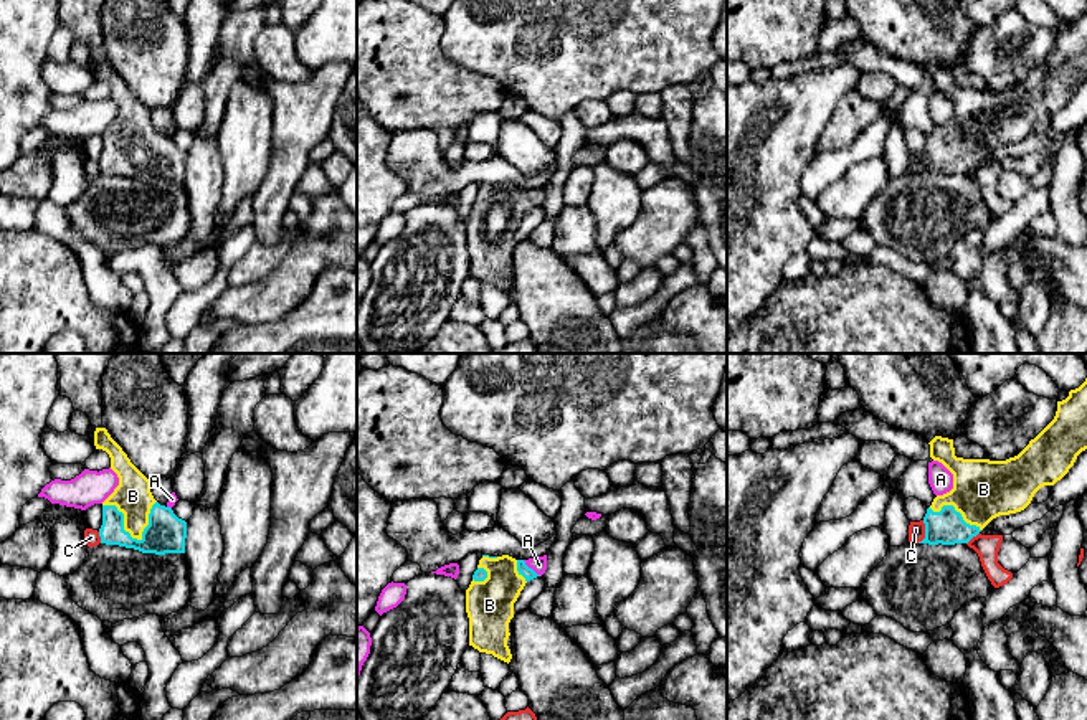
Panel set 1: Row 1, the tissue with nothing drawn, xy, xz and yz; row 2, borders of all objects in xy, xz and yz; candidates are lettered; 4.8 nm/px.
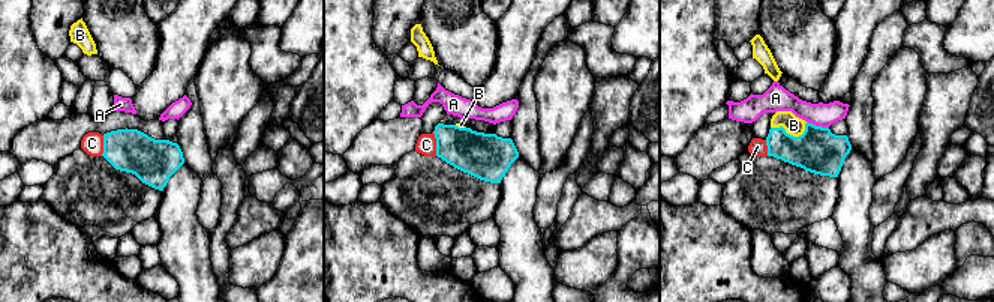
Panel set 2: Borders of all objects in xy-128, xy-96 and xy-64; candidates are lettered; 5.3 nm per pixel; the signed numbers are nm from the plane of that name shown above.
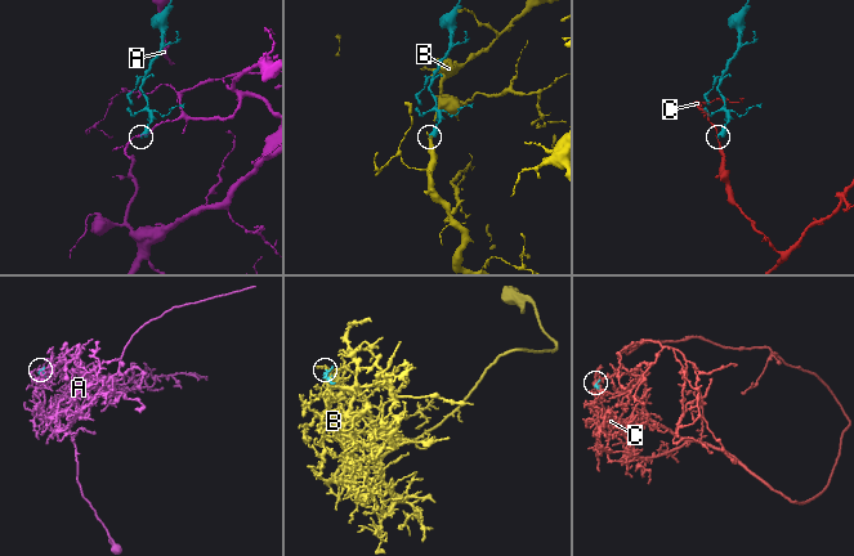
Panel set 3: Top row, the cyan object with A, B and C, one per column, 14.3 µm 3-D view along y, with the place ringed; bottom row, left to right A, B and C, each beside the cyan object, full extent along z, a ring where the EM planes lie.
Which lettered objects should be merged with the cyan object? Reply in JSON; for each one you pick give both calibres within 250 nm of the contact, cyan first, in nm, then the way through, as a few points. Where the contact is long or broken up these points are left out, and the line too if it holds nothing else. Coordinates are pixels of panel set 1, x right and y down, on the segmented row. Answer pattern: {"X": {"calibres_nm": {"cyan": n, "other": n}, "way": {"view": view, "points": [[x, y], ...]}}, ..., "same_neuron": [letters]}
{"B": {"calibres_nm": {"cyan": 190, "other": 180}, "way": {"view": "xy", "points": [[166, 532], [131, 537], [132, 496]]}}, "same_neuron": ["B"]}

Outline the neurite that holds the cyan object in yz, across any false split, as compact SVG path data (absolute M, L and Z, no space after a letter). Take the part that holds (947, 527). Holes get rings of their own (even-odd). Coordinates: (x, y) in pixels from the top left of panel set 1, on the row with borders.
M1087 378L1079 388L1070 390L1066 400L1057 401L1054 419L1014 457L1006 461L956 457L953 439L942 436L935 436L928 444L930 457L953 474L953 489L937 495L927 509L925 538L918 543L968 543L993 519L1024 510L1041 487L1061 481L1077 456L1087 449Z

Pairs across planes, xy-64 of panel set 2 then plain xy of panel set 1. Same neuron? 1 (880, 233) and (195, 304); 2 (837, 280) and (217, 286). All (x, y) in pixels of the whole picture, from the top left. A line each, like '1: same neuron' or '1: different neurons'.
1: same neuron
2: same neuron

